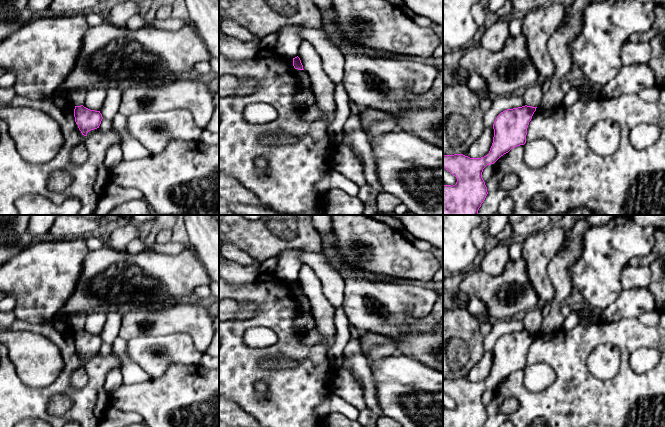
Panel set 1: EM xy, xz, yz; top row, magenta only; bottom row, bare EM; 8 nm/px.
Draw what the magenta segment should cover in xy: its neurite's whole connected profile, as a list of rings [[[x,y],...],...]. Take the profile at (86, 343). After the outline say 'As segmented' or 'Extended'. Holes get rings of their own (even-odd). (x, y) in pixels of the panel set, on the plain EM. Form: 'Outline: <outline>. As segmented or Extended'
Outline: [[[83,329],[75,330],[74,341],[79,354],[84,360],[89,355],[99,352],[103,343],[100,335],[90,334]]]. As segmented

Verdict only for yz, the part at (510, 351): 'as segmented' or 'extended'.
as segmented

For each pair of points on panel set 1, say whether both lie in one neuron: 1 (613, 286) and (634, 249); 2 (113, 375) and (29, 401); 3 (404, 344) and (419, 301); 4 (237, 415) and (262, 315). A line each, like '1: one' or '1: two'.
1: one
2: two
3: one
4: two

